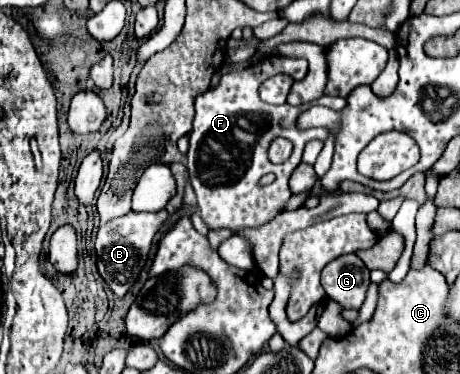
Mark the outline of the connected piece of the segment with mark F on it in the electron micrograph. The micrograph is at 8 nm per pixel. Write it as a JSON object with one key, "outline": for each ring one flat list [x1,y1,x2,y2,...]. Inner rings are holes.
{"outline":[[287,55,265,57,243,71,223,75,217,87,207,89,195,99,195,119,193,129,189,133,187,173,189,183,193,185,197,195,197,209,201,209,201,217,209,229,229,227,231,231,237,231,241,227,257,227,265,223,269,217,275,217,283,203,291,197,289,177,293,169,301,163,305,143,311,139,325,141,329,135,329,129,325,127,311,128,307,131,295,129,297,115,303,109,309,109,311,105,325,105,333,111,341,111,347,105,343,97,329,95,323,95,313,103,303,103,297,107,289,103,267,105,259,99,257,89,265,79,277,73,285,73,301,81,307,75,307,59],[275,137,285,137,293,143,291,157,281,165,273,165,267,159,269,143],[265,173,275,173,277,179,267,187,259,187,257,181]]}

